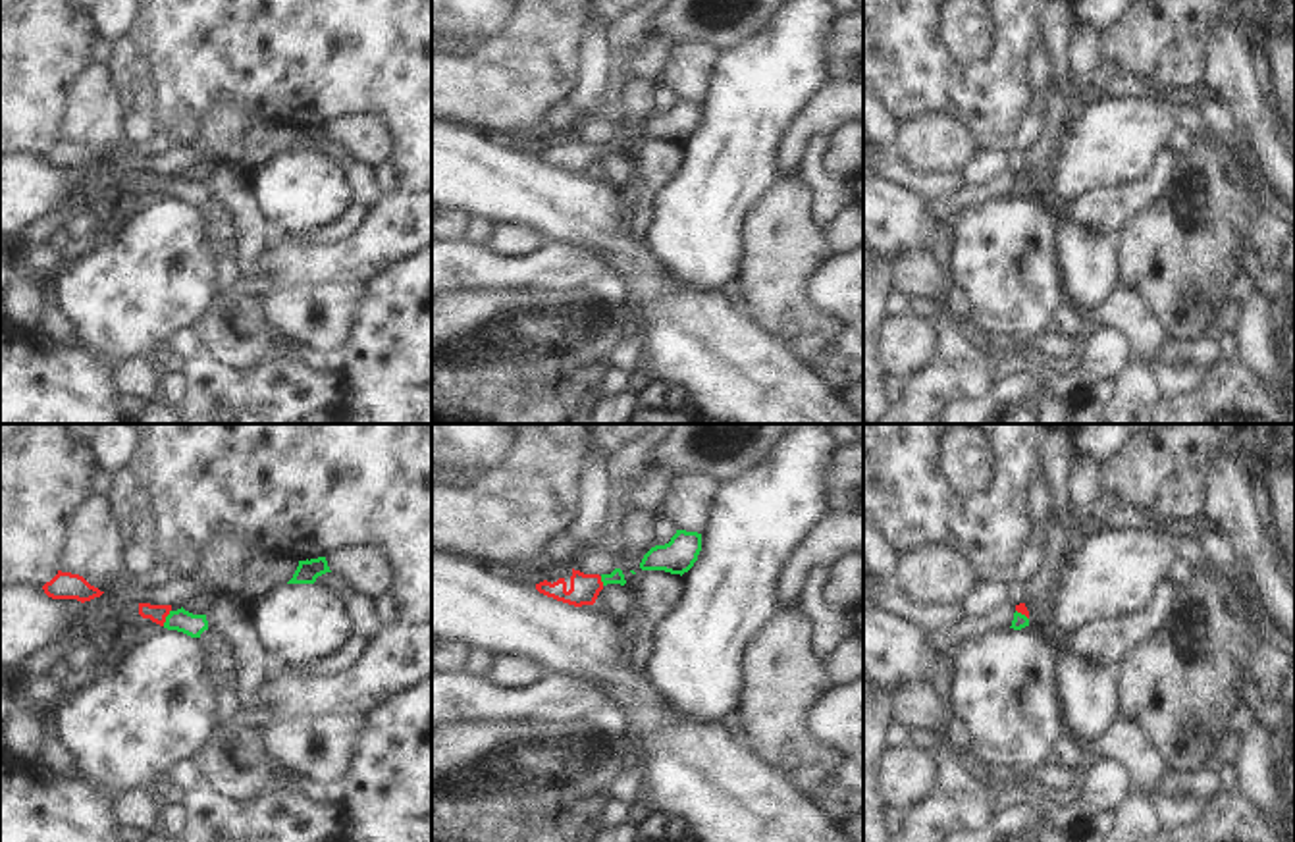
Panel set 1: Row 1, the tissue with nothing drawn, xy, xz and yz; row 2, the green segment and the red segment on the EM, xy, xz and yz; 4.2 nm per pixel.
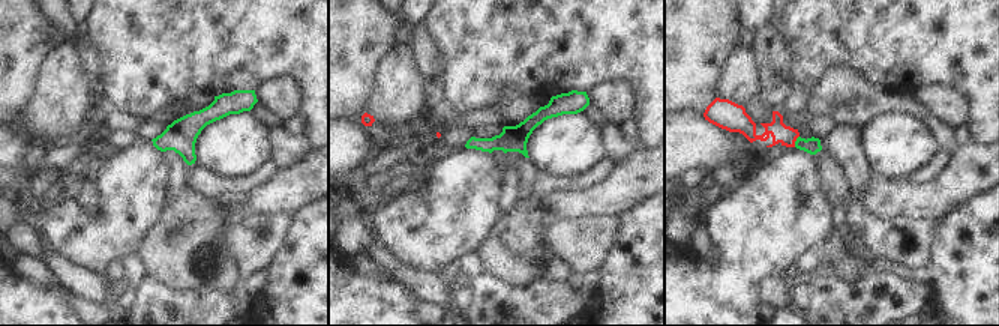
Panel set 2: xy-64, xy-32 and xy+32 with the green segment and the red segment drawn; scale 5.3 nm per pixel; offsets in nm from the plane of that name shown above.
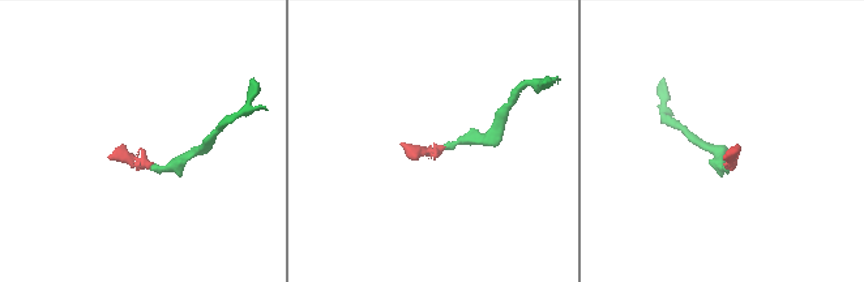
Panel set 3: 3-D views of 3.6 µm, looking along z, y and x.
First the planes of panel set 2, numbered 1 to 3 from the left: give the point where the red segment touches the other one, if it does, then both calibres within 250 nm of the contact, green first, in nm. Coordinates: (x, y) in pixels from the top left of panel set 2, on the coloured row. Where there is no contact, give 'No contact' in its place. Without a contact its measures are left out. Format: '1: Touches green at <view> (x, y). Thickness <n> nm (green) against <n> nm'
1: No contact
2: No contact
3: Touches green at xy+32 (795, 141). Thickness 90 nm (green) against 100 nm.

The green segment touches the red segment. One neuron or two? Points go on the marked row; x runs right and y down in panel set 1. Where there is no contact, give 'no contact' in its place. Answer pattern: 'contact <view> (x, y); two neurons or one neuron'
contact xy (166, 617); one neuron

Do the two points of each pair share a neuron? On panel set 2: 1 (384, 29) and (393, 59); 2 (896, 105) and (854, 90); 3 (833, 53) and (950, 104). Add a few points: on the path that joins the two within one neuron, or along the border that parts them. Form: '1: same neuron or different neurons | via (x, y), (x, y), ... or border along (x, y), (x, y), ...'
1: different neurons | border along (395, 42), (380, 60), (374, 81)
2: same neuron | via (885, 102), (864, 101)
3: different neurons | border along (953, 86), (921, 86), (912, 93)

